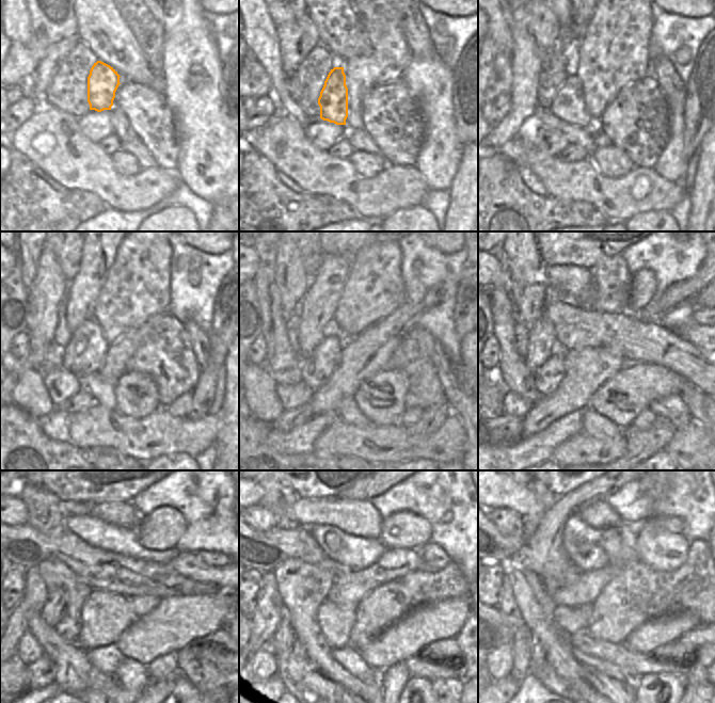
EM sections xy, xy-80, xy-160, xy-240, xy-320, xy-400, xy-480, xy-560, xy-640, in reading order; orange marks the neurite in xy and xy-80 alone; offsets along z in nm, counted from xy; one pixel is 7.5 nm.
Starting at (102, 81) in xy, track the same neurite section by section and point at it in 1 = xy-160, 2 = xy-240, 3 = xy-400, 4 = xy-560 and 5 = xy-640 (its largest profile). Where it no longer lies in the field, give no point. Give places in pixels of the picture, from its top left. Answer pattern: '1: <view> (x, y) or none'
1: xy-160 (568, 106)
2: xy-240 (86, 351)
3: xy-400 (549, 377)
4: xy-560 (299, 648)
5: xy-640 (538, 654)

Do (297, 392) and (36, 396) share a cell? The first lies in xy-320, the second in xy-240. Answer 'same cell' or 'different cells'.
different cells

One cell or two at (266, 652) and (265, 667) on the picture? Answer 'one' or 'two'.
one

